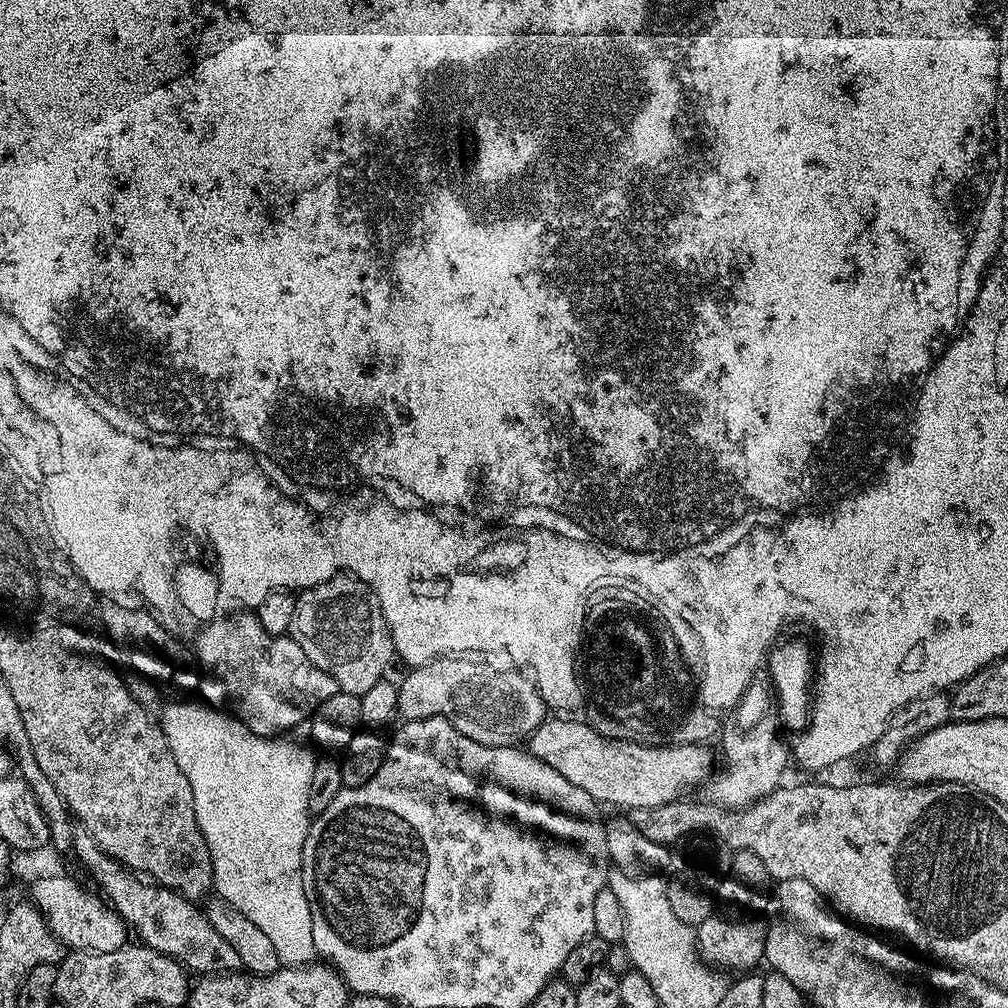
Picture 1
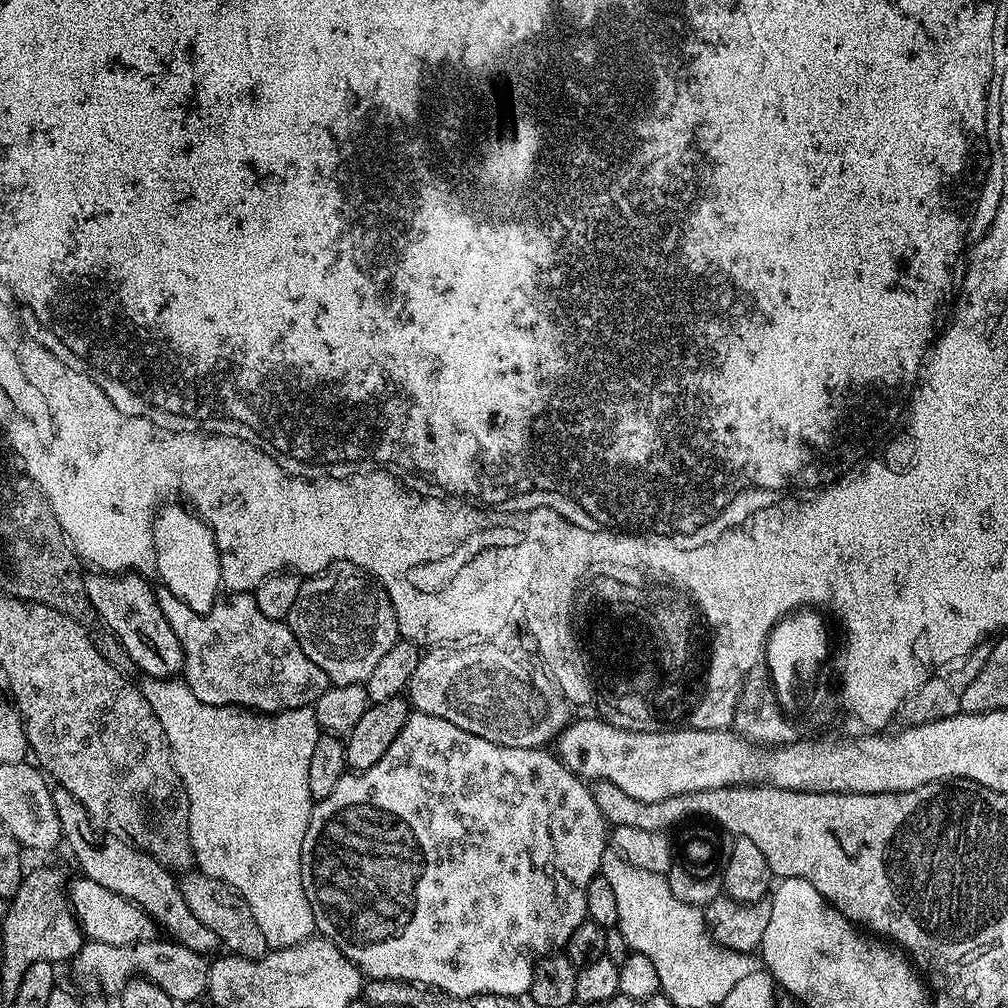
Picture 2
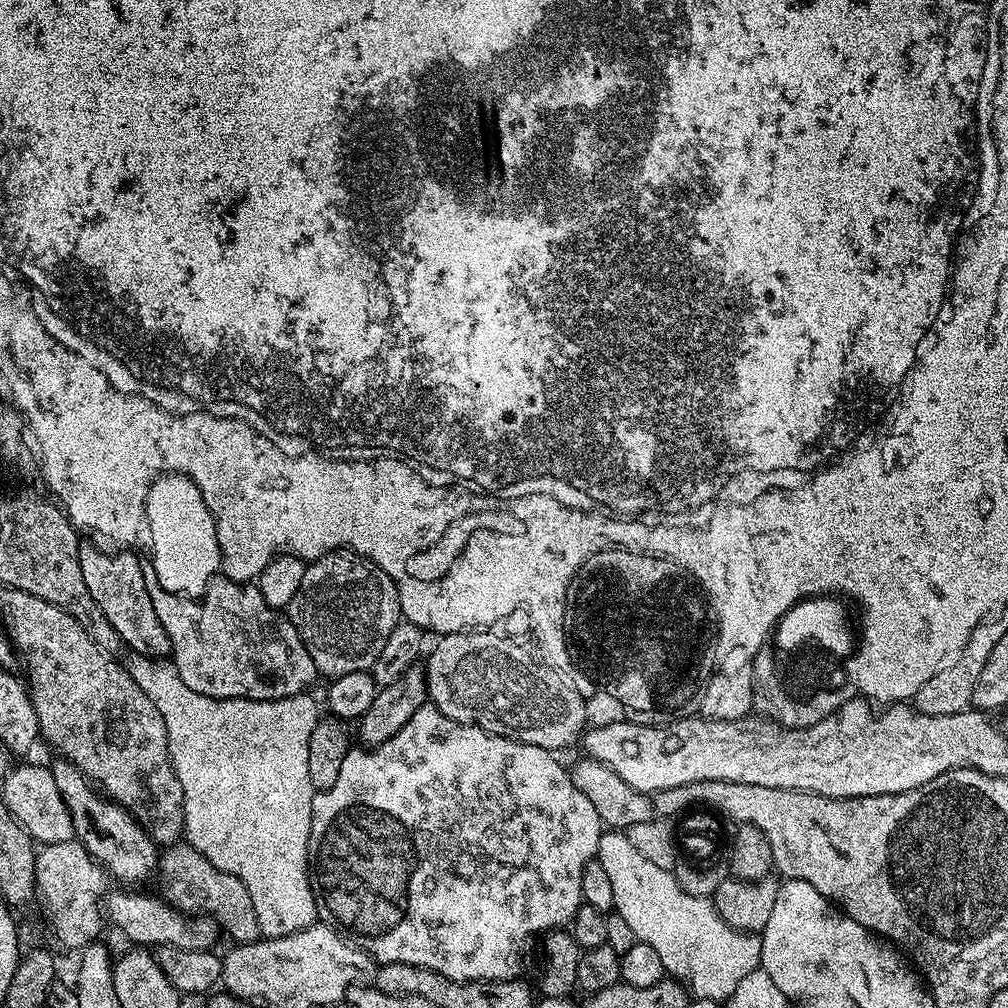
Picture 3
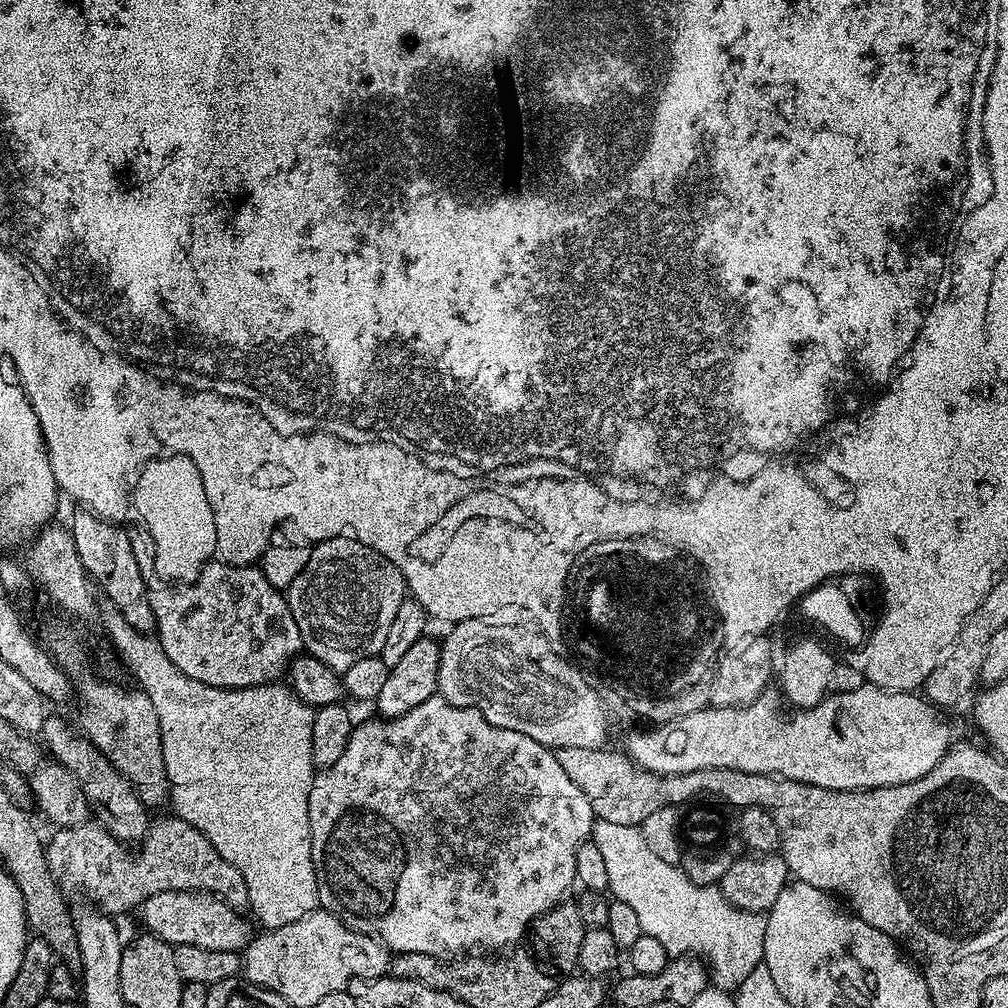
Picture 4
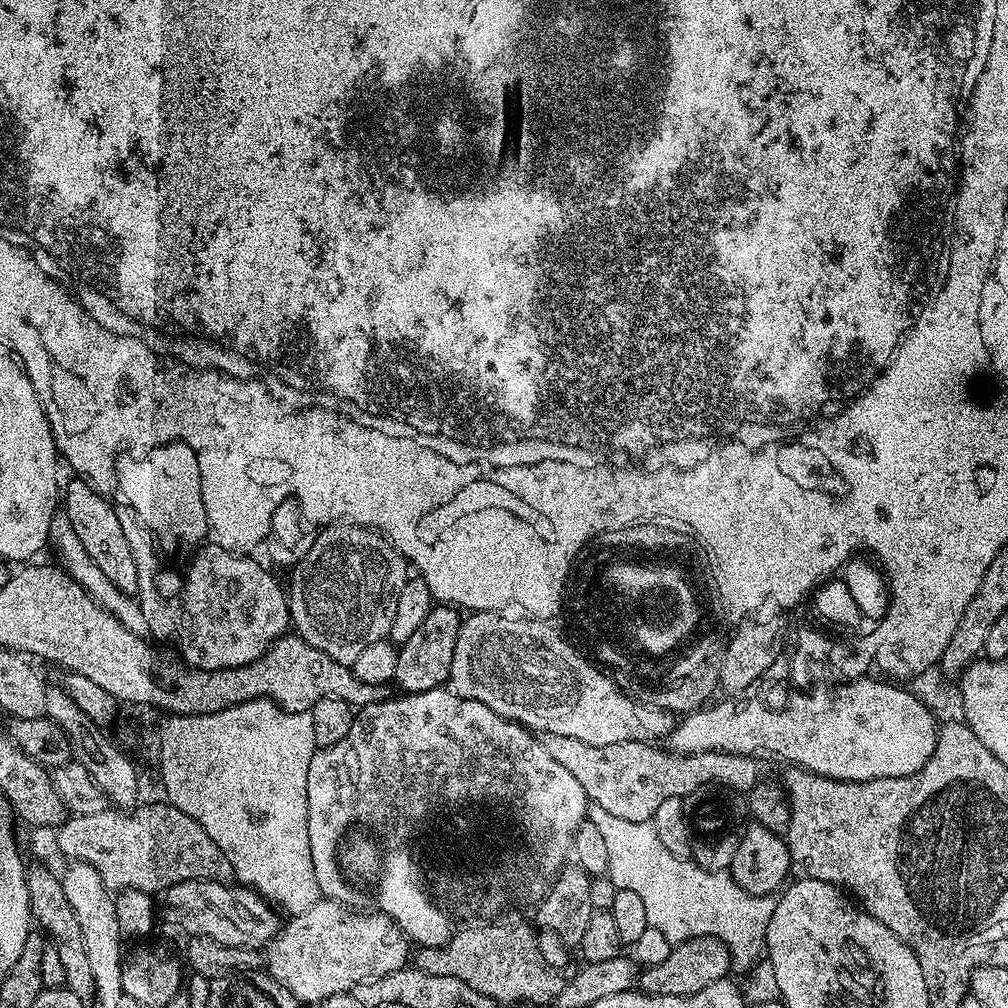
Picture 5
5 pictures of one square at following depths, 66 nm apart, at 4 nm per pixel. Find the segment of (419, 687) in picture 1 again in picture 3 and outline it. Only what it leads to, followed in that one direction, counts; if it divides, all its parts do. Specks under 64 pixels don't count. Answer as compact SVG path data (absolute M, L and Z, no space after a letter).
M465 630L462 632L449 632L441 635L440 640L436 644L436 649L428 656L428 664L426 663L426 675L428 677L428 700L442 714L446 714L446 718L450 718L459 724L475 724L478 728L485 728L490 734L495 736L504 736L508 740L517 740L520 744L529 744L530 746L538 746L549 750L557 750L556 748L568 748L572 743L579 741L586 731L588 720L588 708L584 705L585 697L576 691L563 675L557 669L549 666L547 663L532 664L532 656L524 648L519 648L512 640L507 640L504 636L499 636L496 630Z

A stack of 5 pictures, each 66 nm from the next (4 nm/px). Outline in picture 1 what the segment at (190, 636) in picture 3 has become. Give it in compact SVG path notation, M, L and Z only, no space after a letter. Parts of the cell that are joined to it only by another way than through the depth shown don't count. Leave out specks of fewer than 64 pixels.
M244 614L248 616L240 616L237 620L224 620L217 618L211 622L205 623L204 628L196 636L196 652L194 648L194 659L198 665L200 673L199 695L202 694L203 703L219 706L223 711L233 715L236 719L242 721L251 732L259 736L278 736L281 734L291 733L291 728L296 728L300 723L307 721L315 712L317 706L322 702L326 702L326 698L330 698L338 691L334 678L330 678L330 674L326 674L326 670L322 670L318 666L314 666L314 662L310 662L310 658L306 658L306 650L302 650L302 646L298 646L298 642L292 640L291 635L285 634L275 636L266 630L262 630L262 622L258 622L258 618L254 614Z

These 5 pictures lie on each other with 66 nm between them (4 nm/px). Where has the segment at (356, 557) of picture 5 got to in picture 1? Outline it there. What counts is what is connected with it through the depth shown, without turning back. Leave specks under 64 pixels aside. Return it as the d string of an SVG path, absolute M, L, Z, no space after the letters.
M341 574L312 588L303 589L296 596L290 635L294 642L298 642L298 646L302 646L302 650L306 650L306 658L310 658L314 666L326 670L326 674L334 678L339 691L349 692L351 696L361 697L366 694L376 682L385 677L387 672L384 671L394 661L392 635L388 633L382 606L372 589L351 574Z

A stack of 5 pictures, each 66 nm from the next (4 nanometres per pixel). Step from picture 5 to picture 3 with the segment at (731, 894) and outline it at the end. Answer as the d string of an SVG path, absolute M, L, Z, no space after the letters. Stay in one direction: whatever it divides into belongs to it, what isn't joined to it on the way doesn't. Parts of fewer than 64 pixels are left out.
M601 831L596 859L600 861L602 870L606 870L606 878L610 878L614 890L615 915L626 918L626 923L630 925L630 930L634 930L639 943L654 946L658 958L662 958L665 973L681 981L695 999L727 1002L730 994L738 990L742 978L746 978L746 974L754 974L754 970L760 967L759 935L731 928L720 917L715 903L709 897L695 896L682 890L675 875L669 869L654 866L654 862L642 858L642 854L634 850L634 842L630 842L623 831Z

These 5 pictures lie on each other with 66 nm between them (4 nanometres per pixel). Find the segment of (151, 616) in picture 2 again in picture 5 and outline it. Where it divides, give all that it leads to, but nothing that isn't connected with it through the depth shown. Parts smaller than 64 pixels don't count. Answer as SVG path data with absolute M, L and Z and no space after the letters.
M72 478L69 484L67 481L62 492L62 512L70 518L70 526L74 526L74 534L78 534L82 546L86 546L86 554L94 558L95 564L106 574L106 578L110 578L110 582L114 582L114 586L118 586L118 590L124 592L125 595L135 597L138 590L138 569L134 566L134 554L130 554L130 542L126 542L126 534L122 534L122 522L118 522L116 513L117 505L111 504L108 499L105 493L93 488L87 480Z

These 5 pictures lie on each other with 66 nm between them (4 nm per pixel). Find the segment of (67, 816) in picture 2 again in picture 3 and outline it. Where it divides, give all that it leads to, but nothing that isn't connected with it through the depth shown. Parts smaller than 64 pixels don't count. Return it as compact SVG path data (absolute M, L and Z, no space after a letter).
M67 762L59 763L51 765L54 782L58 782L58 790L70 810L72 831L75 839L80 841L80 845L90 853L93 860L104 869L105 873L113 881L125 880L128 883L125 885L136 886L139 885L136 884L139 880L146 879L151 872L153 875L158 868L158 845L148 837L146 829L128 813L128 809L98 794L97 789L93 787L88 777L83 776L73 764Z

